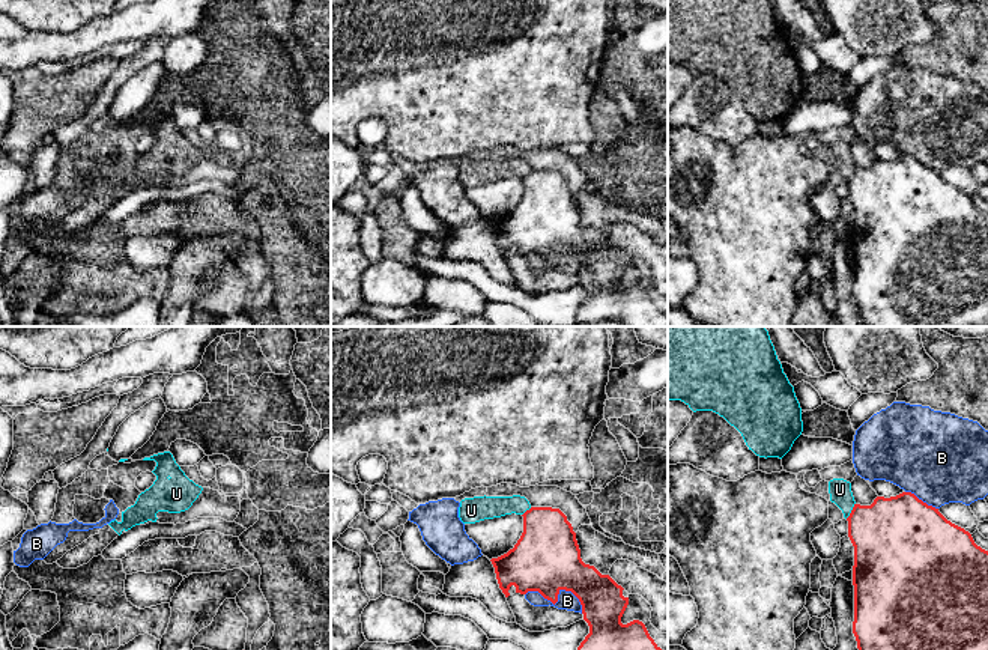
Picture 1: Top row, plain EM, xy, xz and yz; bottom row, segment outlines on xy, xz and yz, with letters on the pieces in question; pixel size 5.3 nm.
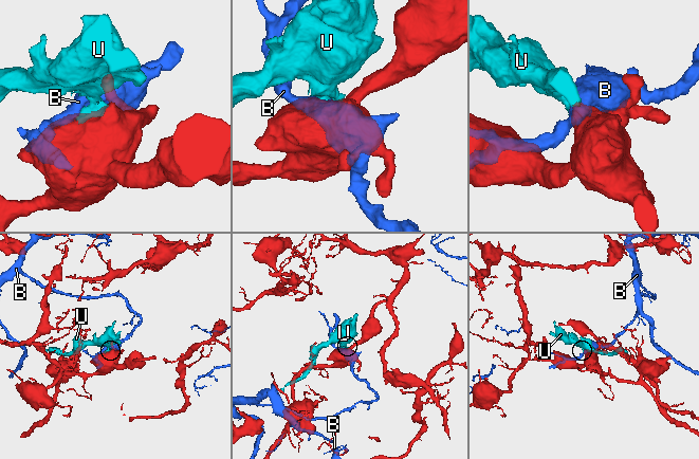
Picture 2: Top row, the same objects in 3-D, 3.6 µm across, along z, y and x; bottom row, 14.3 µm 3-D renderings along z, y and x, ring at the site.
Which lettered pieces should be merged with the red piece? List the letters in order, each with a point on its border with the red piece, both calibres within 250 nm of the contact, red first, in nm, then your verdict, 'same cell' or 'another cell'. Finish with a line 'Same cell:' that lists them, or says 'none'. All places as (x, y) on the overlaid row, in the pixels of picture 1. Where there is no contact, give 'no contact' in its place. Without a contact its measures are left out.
B: xz (557, 596) | 360/100 nm | another cell
U: yz (851, 510) | 400/120 nm | another cell
Same cell: none

